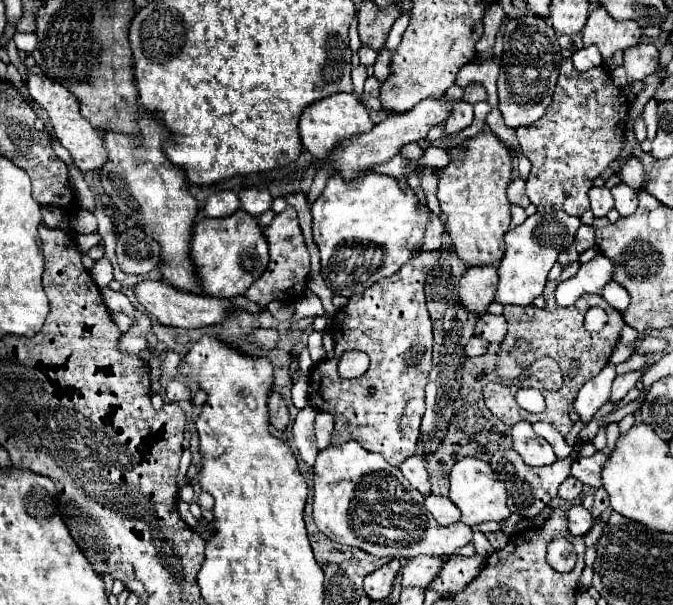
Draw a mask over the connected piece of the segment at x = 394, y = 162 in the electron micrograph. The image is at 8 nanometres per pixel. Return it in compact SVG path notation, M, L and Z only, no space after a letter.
M397 155L397 159L391 159L391 163L385 163L383 167L375 167L377 173L389 175L389 177L399 177L403 173L411 173L413 169L415 169L415 165L407 165L401 155Z

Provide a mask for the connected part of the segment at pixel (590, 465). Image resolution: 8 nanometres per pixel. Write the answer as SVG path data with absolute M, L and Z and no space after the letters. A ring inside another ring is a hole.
M595 453L591 457L577 457L571 467L571 477L579 479L581 483L599 489L601 487L601 467L607 461L605 453Z

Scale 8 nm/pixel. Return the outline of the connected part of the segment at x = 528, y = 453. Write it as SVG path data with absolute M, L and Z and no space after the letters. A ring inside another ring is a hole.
M519 421L511 427L513 431L513 449L523 457L527 465L551 465L557 461L551 445L539 437L527 421Z

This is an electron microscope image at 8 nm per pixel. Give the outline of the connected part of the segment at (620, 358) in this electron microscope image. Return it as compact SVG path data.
M627 345L627 347L615 347L615 351L613 351L613 355L611 355L611 363L613 365L619 365L619 363L623 363L623 361L627 361L629 359L629 355L633 355L633 351L635 351L635 345Z

